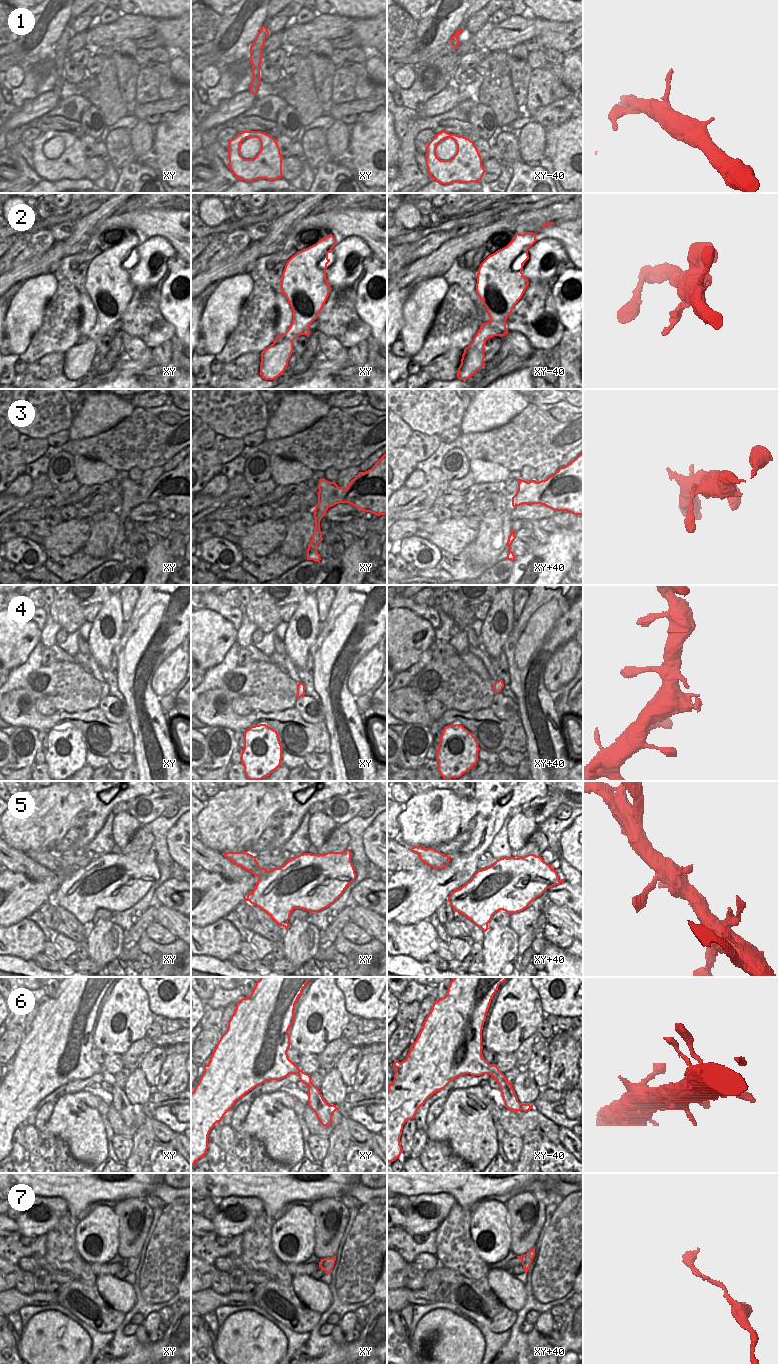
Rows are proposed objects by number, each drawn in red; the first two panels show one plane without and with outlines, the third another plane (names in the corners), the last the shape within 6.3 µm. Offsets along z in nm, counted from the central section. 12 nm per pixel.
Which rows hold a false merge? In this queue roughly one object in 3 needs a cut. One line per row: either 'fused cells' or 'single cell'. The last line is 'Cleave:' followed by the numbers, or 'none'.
1: single cell
2: single cell
3: fused cells
4: single cell
5: single cell
6: single cell
7: fused cells
Cleave: 3, 7

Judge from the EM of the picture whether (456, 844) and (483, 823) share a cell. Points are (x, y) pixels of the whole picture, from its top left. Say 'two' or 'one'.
two

